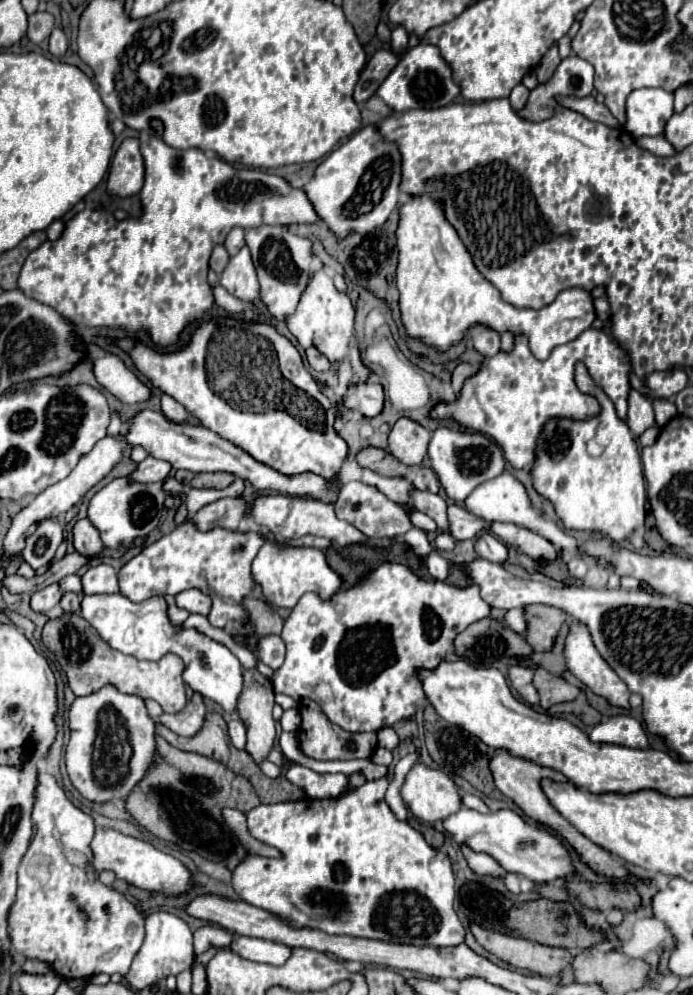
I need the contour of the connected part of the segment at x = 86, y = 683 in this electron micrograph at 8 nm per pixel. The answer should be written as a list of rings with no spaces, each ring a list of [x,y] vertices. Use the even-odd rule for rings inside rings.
[[[65,614],[63,618],[49,620],[43,628],[41,636],[43,644],[55,654],[57,662],[67,674],[69,686],[75,696],[89,696],[97,692],[99,688],[111,684],[123,694],[137,696],[141,700],[155,700],[161,704],[165,712],[181,712],[185,702],[185,686],[181,680],[181,662],[173,658],[173,654],[167,654],[159,662],[149,660],[137,660],[129,654],[121,654],[113,650],[99,634],[81,618],[79,614]]]

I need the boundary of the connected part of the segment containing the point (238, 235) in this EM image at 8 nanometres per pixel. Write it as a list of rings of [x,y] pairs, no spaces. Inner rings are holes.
[[[233,228],[225,240],[225,248],[229,252],[229,256],[235,256],[241,248],[245,246],[245,230],[243,228]]]

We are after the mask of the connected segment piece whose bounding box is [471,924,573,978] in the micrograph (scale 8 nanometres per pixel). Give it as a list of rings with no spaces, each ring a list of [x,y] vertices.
[[[471,924],[471,932],[487,952],[515,968],[531,970],[547,978],[557,978],[565,974],[565,970],[573,970],[573,956],[563,948],[549,948],[525,938],[509,938],[505,934],[479,928],[477,924]]]

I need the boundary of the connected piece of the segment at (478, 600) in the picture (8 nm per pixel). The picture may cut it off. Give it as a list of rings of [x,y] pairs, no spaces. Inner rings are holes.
[[[381,564],[367,580],[341,590],[327,602],[317,594],[301,596],[281,632],[286,645],[285,662],[271,678],[273,690],[293,700],[313,698],[329,720],[347,732],[379,732],[415,714],[417,702],[423,698],[417,670],[437,666],[453,648],[455,636],[489,614],[491,606],[479,596],[475,584],[455,588],[445,582],[421,580],[403,564]]]

